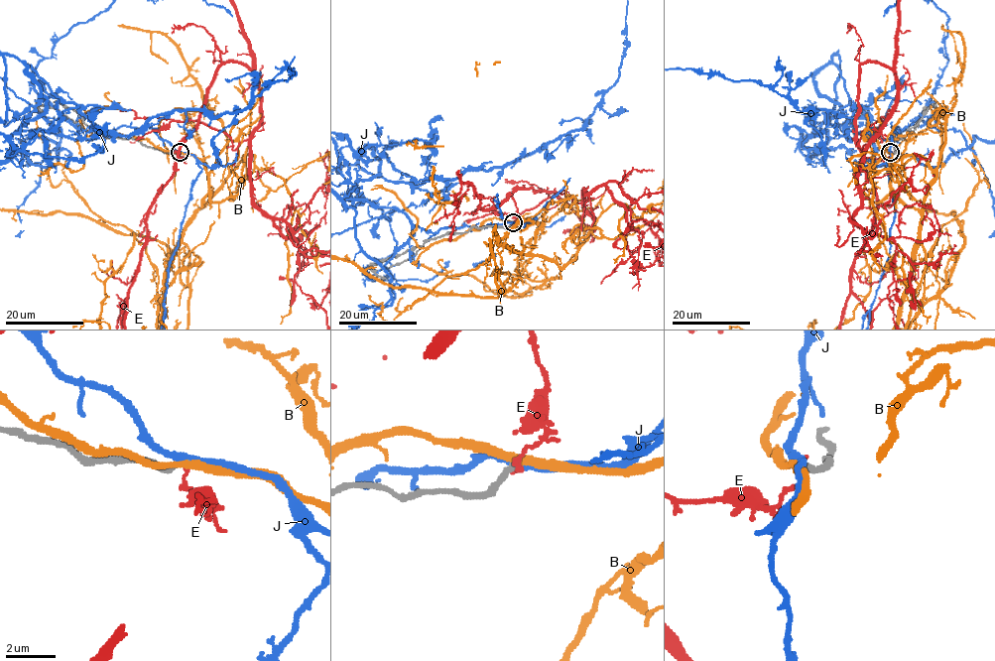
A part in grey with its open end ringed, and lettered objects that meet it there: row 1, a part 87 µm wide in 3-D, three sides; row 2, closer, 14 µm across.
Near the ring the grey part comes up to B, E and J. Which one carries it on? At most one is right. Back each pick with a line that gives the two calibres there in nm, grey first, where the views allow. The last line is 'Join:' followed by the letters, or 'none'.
Join: none

